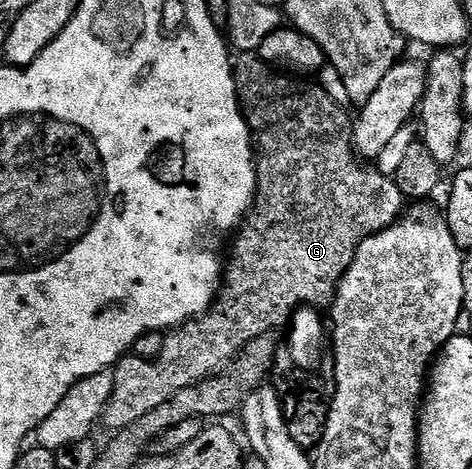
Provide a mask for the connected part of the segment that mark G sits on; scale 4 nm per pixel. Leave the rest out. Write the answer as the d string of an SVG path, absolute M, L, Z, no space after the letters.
M255 52L242 53L238 58L241 59L236 59L233 62L233 79L237 85L237 99L241 101L241 111L245 113L245 119L253 136L253 148L257 164L257 195L253 201L253 208L246 214L245 221L241 223L235 237L232 239L231 250L233 246L233 255L230 258L228 255L227 265L223 270L223 285L216 302L209 307L209 311L206 314L189 319L182 326L168 331L165 334L163 348L157 358L150 360L136 356L126 356L116 366L112 367L113 392L103 415L103 426L106 426L109 432L127 428L127 424L135 424L135 420L147 416L154 408L159 408L159 404L164 404L166 400L171 400L171 396L175 396L175 392L183 392L183 388L191 388L191 384L199 384L211 376L220 374L236 359L241 351L247 348L247 344L251 344L251 340L280 331L280 326L281 329L288 327L293 320L293 315L298 310L302 308L332 307L333 300L337 297L339 284L343 280L347 268L351 268L359 244L363 244L365 238L383 232L386 228L392 226L398 218L402 217L403 211L406 209L407 200L399 192L396 181L390 175L379 172L372 165L363 164L357 151L354 150L353 122L351 118L345 115L347 113L346 107L335 104L335 100L331 100L331 96L327 96L327 92L316 81L302 80L300 77L290 76L282 71L275 70L272 66L268 66Z

